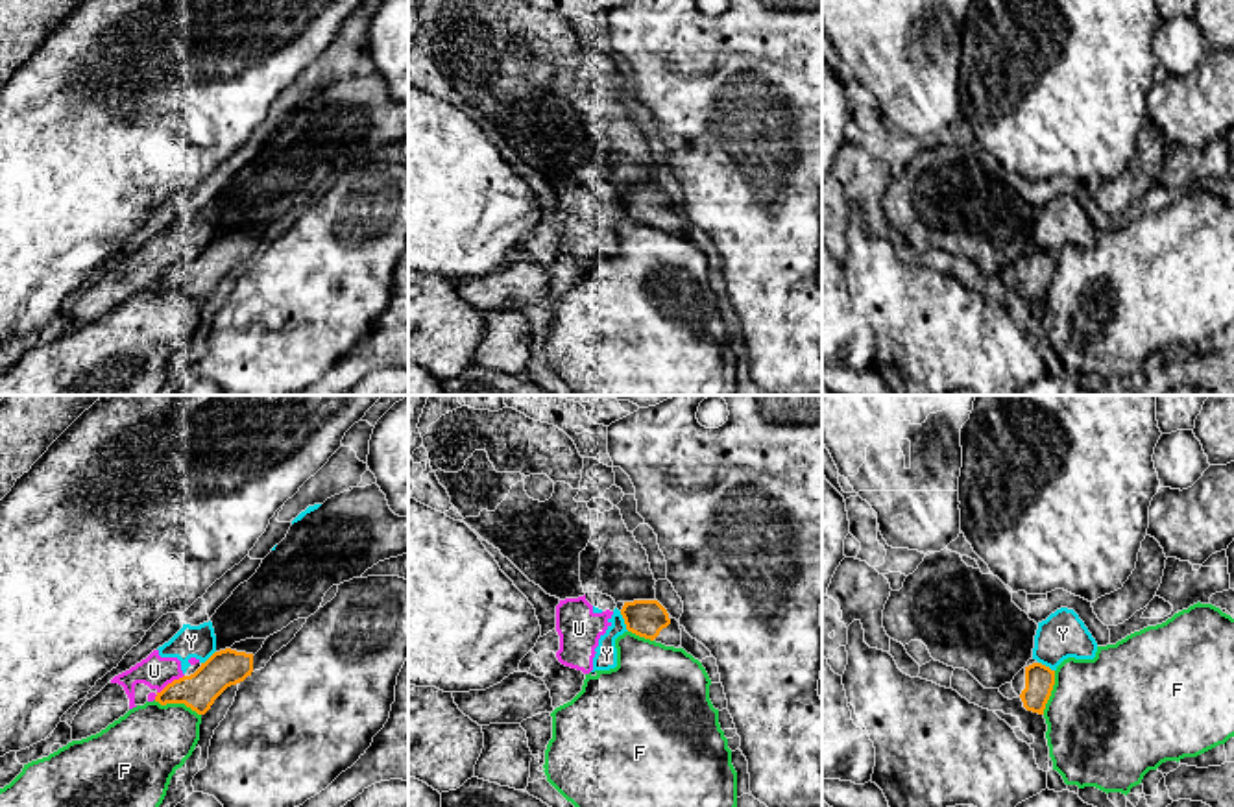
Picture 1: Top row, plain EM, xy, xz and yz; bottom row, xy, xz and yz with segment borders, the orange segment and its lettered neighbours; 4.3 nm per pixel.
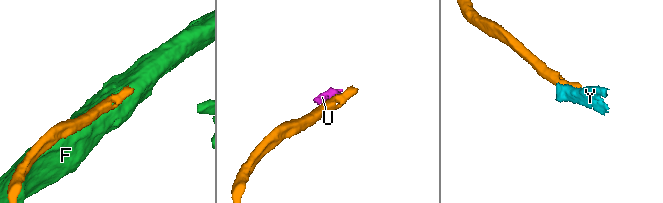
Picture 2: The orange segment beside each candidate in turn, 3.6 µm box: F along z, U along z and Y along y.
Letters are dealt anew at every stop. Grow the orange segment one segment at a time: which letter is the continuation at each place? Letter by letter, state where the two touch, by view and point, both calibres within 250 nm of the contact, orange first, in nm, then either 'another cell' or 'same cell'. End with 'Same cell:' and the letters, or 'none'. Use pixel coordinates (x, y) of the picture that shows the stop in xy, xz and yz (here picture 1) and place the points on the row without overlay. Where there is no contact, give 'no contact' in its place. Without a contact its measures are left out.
F: meets orange in xy at (178, 289); 160 nm thick on the orange side, 340 nm on the other; another cell
U: meets orange in xy at (169, 270); 160 nm thick on the orange side, 140 nm on the other; another cell
Y: meets orange in xz at (625, 207); 160 nm thick on the orange side, 100 nm on the other; another cell
Same cell: none

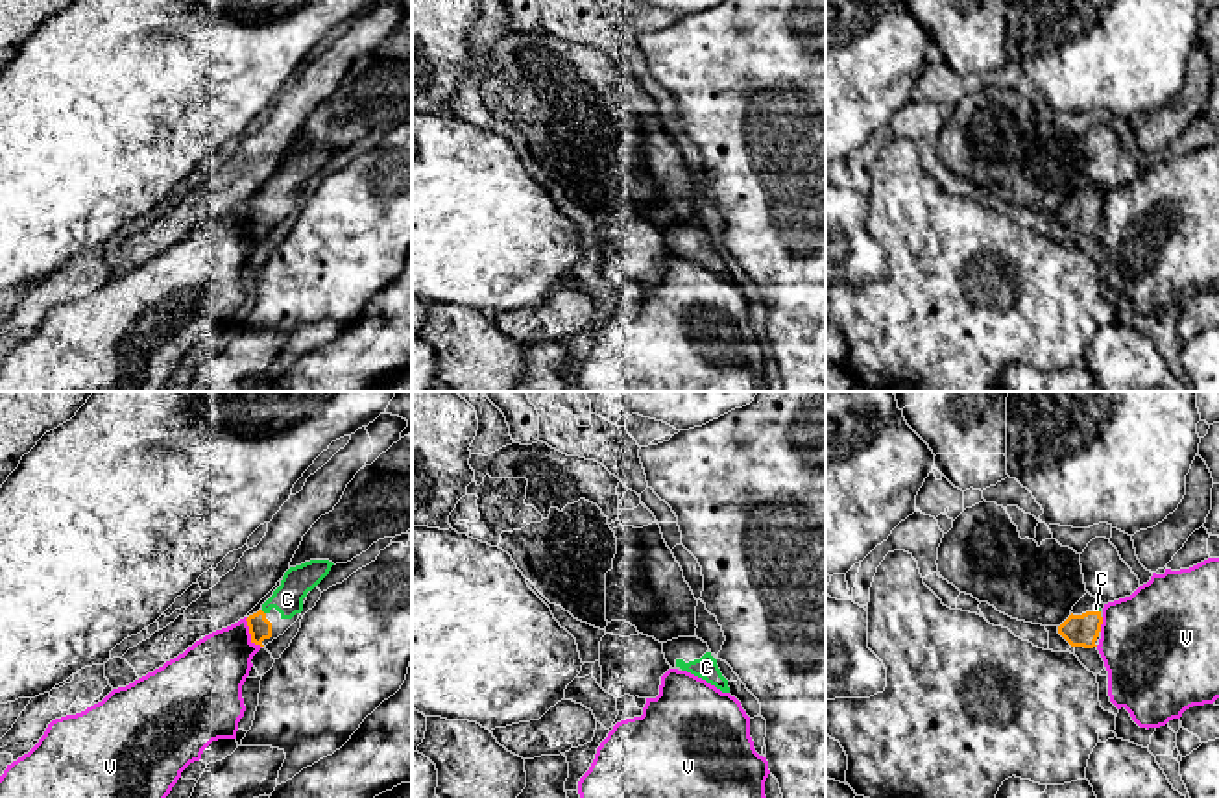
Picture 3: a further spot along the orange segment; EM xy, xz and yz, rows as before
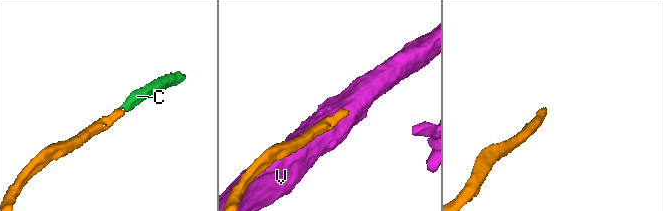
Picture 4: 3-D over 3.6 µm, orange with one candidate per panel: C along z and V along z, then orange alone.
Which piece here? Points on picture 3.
C: meets orange in xy at (263, 198); 100 nm thick on the orange side, 140 nm on the other; same cell
V: meets orange in xy at (250, 218); 100 nm thick on the orange side, 300 nm on the other; another cell
Same cell: C

